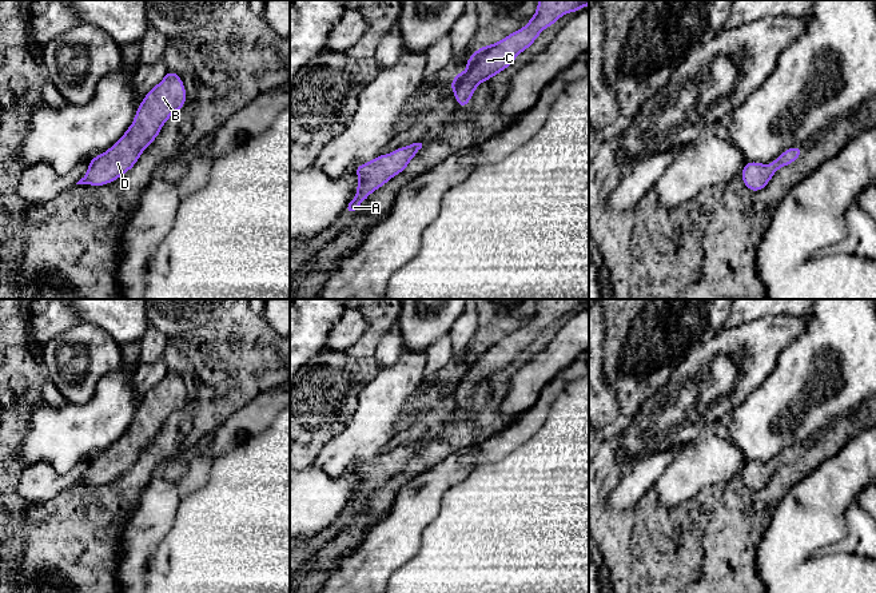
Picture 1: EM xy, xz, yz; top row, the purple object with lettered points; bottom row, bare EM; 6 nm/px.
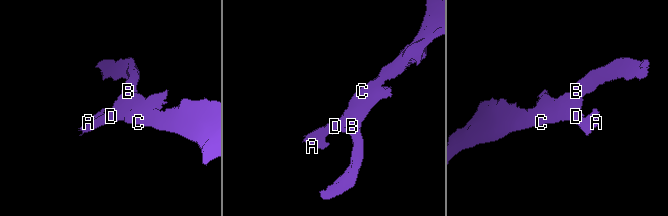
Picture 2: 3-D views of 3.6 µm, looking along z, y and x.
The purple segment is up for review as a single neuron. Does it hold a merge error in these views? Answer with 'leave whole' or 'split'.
leave whole

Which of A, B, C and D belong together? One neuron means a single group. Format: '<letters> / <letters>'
A B C D

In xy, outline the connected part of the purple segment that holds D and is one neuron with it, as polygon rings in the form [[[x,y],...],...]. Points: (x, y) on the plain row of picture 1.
[[[168,369],[163,379],[146,393],[124,434],[105,451],[89,459],[85,474],[76,483],[99,486],[128,471],[170,415],[183,407],[186,398],[180,375]]]

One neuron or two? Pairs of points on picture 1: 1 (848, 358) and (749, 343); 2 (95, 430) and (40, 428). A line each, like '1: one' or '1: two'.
1: two
2: one

